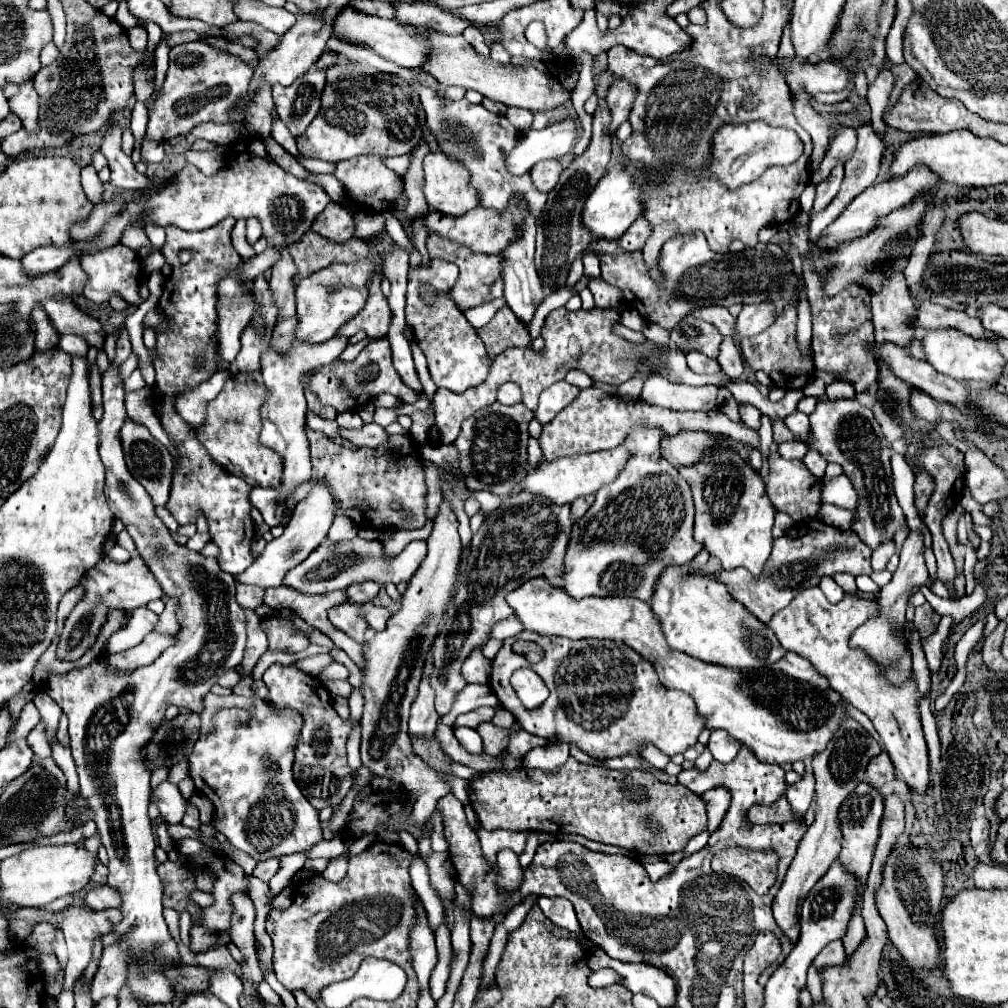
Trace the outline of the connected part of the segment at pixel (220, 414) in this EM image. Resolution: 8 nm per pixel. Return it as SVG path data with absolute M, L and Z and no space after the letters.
M238 371L228 375L218 397L208 401L206 419L200 427L194 427L198 441L206 447L214 463L224 467L236 477L242 477L250 485L268 487L280 485L280 457L258 443L260 425L260 401L264 401L264 383L260 371Z

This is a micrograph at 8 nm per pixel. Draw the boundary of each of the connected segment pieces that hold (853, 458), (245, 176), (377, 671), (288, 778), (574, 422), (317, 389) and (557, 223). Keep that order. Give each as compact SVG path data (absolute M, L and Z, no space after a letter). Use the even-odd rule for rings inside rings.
M856 399L818 401L816 411L810 415L810 421L812 421L812 449L822 453L826 461L842 465L844 475L852 481L858 493L858 509L852 529L860 533L862 541L870 549L894 541L894 535L900 529L908 529L908 525L896 501L896 493L892 485L890 451L886 447L886 439L872 411L862 403L858 403Z
M250 137L250 139L244 139L242 145L246 147L246 157L248 157L242 165L238 163L238 157L234 157L226 167L222 167L212 177L206 177L194 165L186 165L180 171L174 185L150 195L148 199L136 199L136 201L126 203L126 207L104 225L104 229L96 235L96 239L70 241L66 245L46 245L24 255L22 257L24 271L28 275L56 271L60 269L60 265L68 263L72 257L82 257L84 253L104 251L118 245L128 227L146 229L148 223L156 227L176 225L176 227L190 227L190 229L208 229L220 223L224 217L234 217L234 219L256 217L262 225L264 239L272 247L288 247L290 243L300 241L310 231L314 219L330 203L330 197L320 185L300 181L294 175L280 169L268 157L262 139Z
M442 499L434 517L432 533L428 537L428 555L416 571L416 577L412 577L412 581L408 583L408 589L402 595L400 611L388 619L386 629L382 633L376 633L362 651L364 669L362 687L358 689L364 697L360 745L362 763L364 767L372 769L374 775L401 782L407 792L412 792L417 800L412 811L416 825L423 824L432 815L438 801L448 793L446 789L450 789L412 751L412 741L408 737L408 719L410 707L418 693L426 657L434 645L434 639L438 637L438 627L454 597L454 587L460 573L460 557L462 543L458 535L458 519L450 503Z
M244 677L234 687L236 695L252 699L252 709L222 709L214 717L214 731L196 741L190 755L190 777L196 789L200 793L206 793L206 797L214 805L214 829L224 833L236 849L248 853L254 861L266 861L270 857L282 857L292 855L294 851L312 849L318 841L322 841L322 825L318 811L306 801L292 773L296 741L304 727L304 719L294 709L278 709L260 699L254 693L252 683L252 677Z
M590 387L582 389L576 401L572 401L566 409L562 409L550 423L542 427L542 435L538 437L538 443L544 451L544 457L548 461L564 455L574 455L574 453L592 453L592 451L602 451L602 449L614 449L622 445L624 437L628 431L638 429L638 427L658 427L666 435L676 435L680 431L707 431L708 433L722 434L736 441L760 450L759 435L756 430L750 429L744 423L734 423L726 415L717 409L696 413L696 411L670 411L670 409L660 409L648 403L624 403L608 393Z
M378 339L374 343L370 343L368 347L364 347L358 355L358 359L354 361L332 361L330 363L330 371L328 371L328 365L320 367L316 373L312 373L310 377L310 391L318 397L318 401L322 405L330 405L334 407L338 413L344 413L344 411L352 411L356 407L362 407L364 403L368 403L368 399L380 395L380 393L390 393L398 399L402 399L404 403L414 403L420 393L408 389L402 381L400 381L400 375L396 373L394 365L392 365L392 349L388 345L386 339ZM342 381L348 381L352 387L344 387Z
M604 71L604 73L600 73L598 83L596 83L596 93L600 97L600 105L594 111L592 141L578 159L574 159L566 169L562 169L558 185L548 193L546 209L544 209L544 213L540 213L540 221L536 221L538 233L536 233L536 259L534 261L536 261L536 269L542 269L540 275L542 275L542 287L544 287L546 295L562 289L566 285L568 271L570 271L574 259L592 241L592 237L588 237L588 233L584 233L580 229L580 209L584 205L584 197L588 197L588 193L594 189L600 175L606 173L606 165L610 161L610 139L606 137L608 125L610 125L610 115L608 115L608 107L604 101L604 93L608 89L610 89L608 87L608 71Z

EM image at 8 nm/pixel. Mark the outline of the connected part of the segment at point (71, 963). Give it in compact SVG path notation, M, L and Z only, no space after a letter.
M68 907L62 913L46 913L46 911L38 911L38 909L16 909L16 915L10 919L26 919L26 921L36 921L36 923L52 923L56 927L60 927L66 935L66 943L68 943L68 963L64 969L64 985L62 991L74 991L74 985L80 977L80 973L86 969L88 961L90 961L90 945L92 939L96 935L104 935L110 933L110 927L116 925L120 921L120 911L118 909L104 909L104 911L90 911L84 907Z

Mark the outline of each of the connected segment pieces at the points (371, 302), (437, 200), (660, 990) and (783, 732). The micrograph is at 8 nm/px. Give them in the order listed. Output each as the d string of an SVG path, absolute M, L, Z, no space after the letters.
M372 281L366 309L362 309L352 321L348 321L348 325L344 325L340 333L346 333L346 337L350 337L360 329L364 329L368 337L384 337L388 333L390 321L392 321L392 311L382 295L381 281Z
M442 153L424 157L424 197L426 203L444 215L462 215L476 207L476 189L464 185L464 169L448 161Z
M604 951L590 955L592 971L602 967L612 967L616 973L624 977L622 985L628 987L632 993L644 993L652 997L660 1007L672 1007L676 1001L676 983L668 973L656 969L654 965L646 963L620 963L610 959Z
M532 579L508 593L506 597L508 605L514 609L516 617L524 623L526 631L536 631L540 635L560 635L568 639L612 639L626 643L636 653L640 653L646 661L650 661L660 677L660 683L668 689L680 689L696 701L698 713L708 719L708 729L726 729L732 737L740 739L742 745L752 749L756 757L764 763L776 763L776 765L792 765L794 761L804 761L820 749L826 747L832 733L836 731L836 725L840 725L842 717L846 717L846 701L836 695L836 691L828 685L828 679L820 675L804 657L796 653L786 653L780 661L762 667L762 669L732 669L716 663L696 661L694 657L688 657L686 653L668 649L668 643L664 641L664 635L660 633L660 625L656 625L656 619L652 617L652 611L648 609L648 603L636 601L630 597L584 597L580 601L572 601L572 597L566 597L566 593L558 587L548 585L544 579Z

